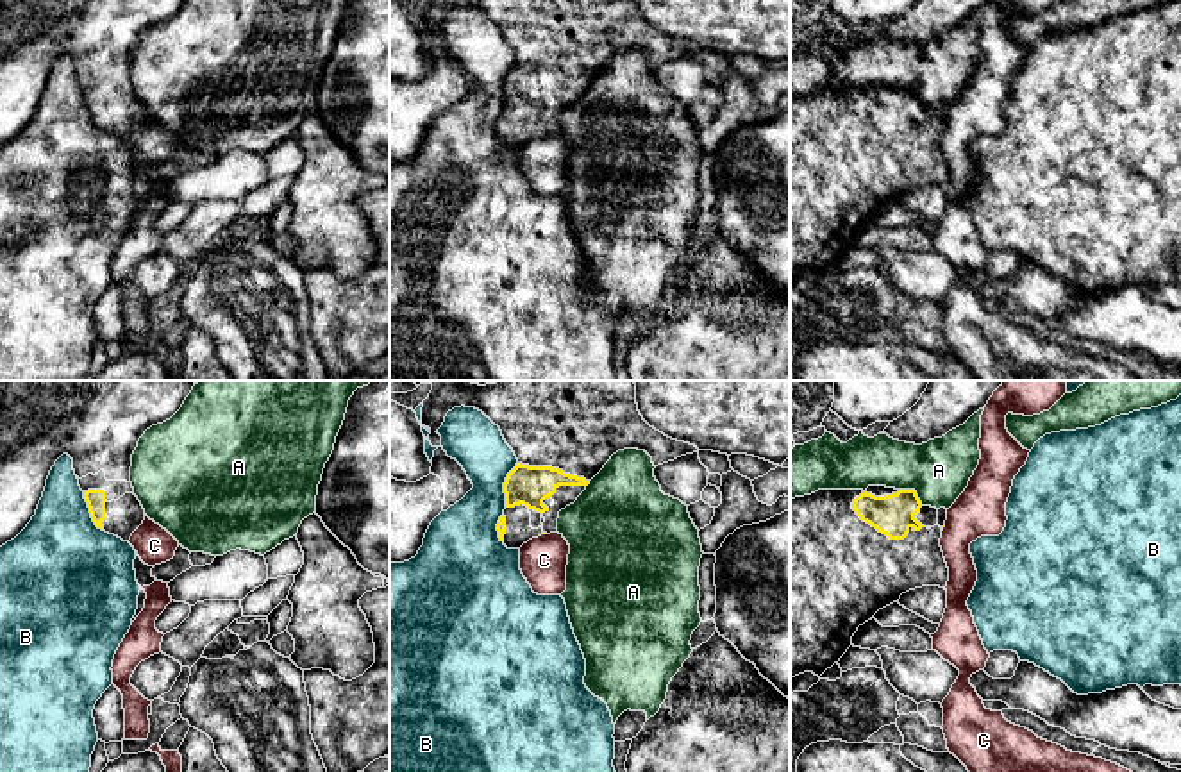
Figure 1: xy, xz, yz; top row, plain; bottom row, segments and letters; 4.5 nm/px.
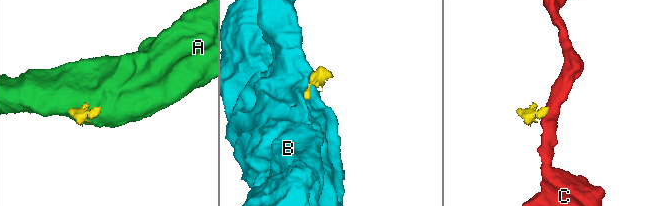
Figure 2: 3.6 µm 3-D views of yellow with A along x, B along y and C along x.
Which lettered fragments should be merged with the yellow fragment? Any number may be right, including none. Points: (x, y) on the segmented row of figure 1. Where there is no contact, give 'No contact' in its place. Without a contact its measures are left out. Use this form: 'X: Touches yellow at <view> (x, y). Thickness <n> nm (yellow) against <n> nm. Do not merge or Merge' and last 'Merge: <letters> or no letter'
A: Touches yellow at yz (913, 490). Thickness 190 nm (yellow) against 280 nm. Do not merge
B: Touches yellow at xz (504, 485). Thickness 180 nm (yellow) against 260 nm. Do not merge
C: Touches yellow at yz (942, 529). Thickness 20 nm (yellow) against 220 nm. Do not merge
Merge: no letter

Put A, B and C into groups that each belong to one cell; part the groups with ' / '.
A / B / C

